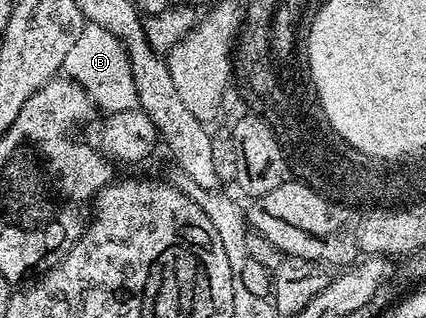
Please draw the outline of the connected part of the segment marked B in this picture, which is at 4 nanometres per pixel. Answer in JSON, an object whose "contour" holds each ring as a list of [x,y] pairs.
{"contour":[[[83,24],[80,39],[76,39],[72,51],[68,51],[64,59],[62,73],[86,92],[99,110],[106,109],[107,114],[139,108],[129,57],[122,42],[104,27]]]}

